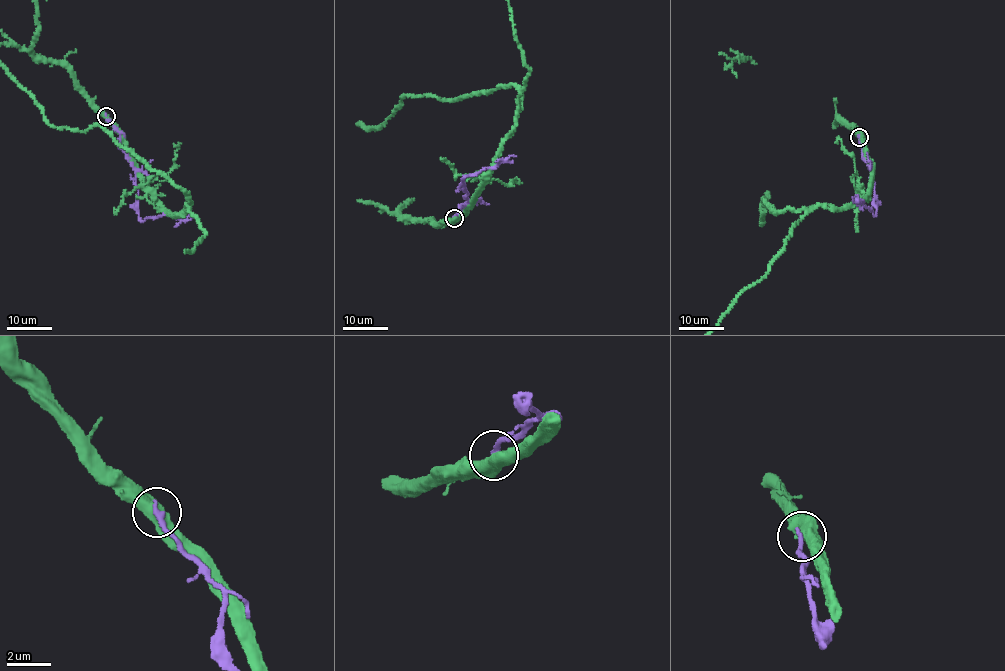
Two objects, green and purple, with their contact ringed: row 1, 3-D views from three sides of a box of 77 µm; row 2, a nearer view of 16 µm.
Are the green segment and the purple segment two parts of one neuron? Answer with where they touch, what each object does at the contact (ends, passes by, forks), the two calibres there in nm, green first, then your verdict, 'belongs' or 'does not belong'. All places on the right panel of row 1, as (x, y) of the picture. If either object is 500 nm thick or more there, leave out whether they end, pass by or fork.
at (859, 137); 550 nm thick on the green side, 240 nm on the other; does not belong

